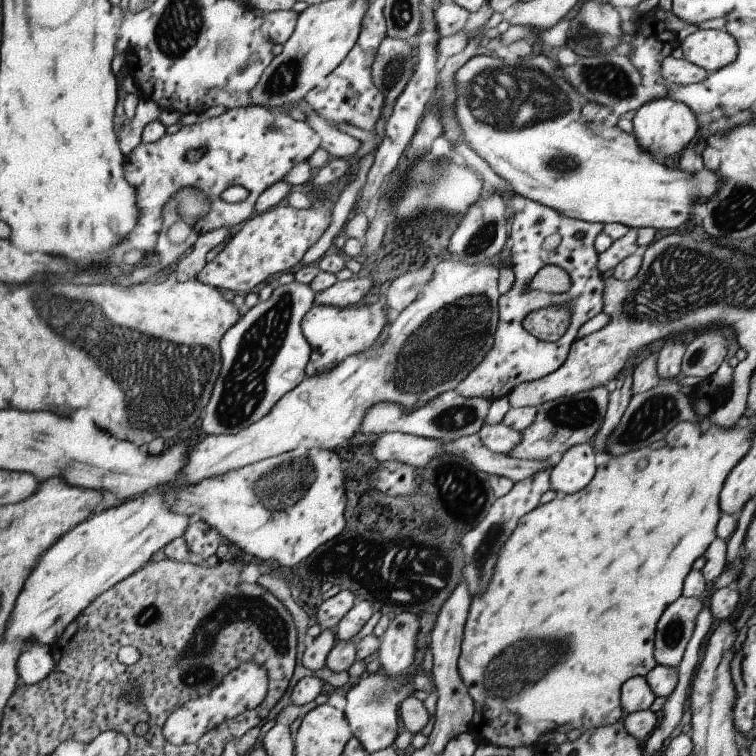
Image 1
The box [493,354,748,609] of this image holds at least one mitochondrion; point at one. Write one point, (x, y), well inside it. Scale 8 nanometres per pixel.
(656, 412)

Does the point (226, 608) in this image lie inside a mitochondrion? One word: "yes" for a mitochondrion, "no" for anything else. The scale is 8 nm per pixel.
no

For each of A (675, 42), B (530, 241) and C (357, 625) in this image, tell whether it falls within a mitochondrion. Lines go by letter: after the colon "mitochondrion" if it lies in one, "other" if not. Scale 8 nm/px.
A: other
B: other
C: other

